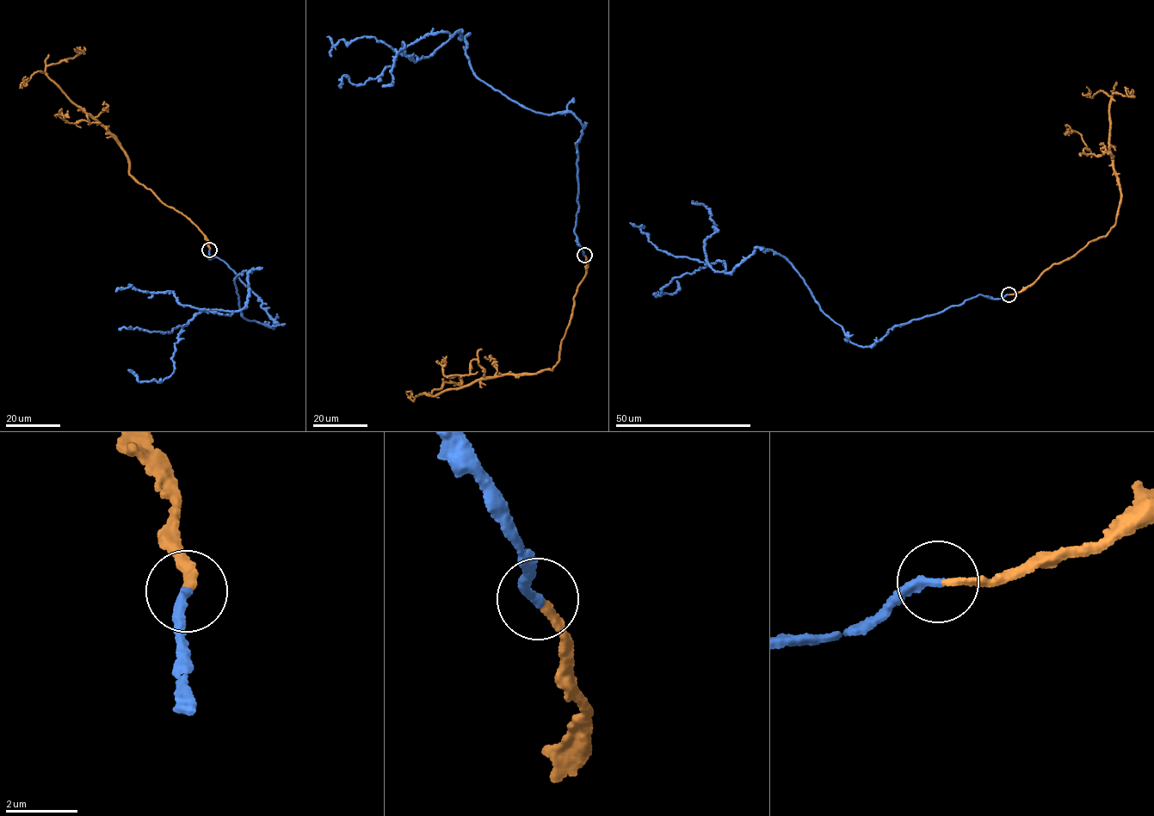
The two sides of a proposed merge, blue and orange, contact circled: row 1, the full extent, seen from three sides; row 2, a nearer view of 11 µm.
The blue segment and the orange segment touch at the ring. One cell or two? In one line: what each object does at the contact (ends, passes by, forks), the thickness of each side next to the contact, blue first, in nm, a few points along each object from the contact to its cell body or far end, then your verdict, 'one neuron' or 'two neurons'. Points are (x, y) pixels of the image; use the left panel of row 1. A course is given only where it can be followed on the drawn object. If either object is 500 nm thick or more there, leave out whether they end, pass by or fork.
blue ends | orange ends | 280/200 nm | blue via (209, 250), (274, 329), (243, 316), (244, 271), (243, 307), (194, 314), (172, 374), (139, 381), (128, 369) | orange via (209, 250), (200, 231), (182, 213), (131, 176), (118, 139), (46, 75), (51, 64), (83, 53), (77, 47) | one neuron

